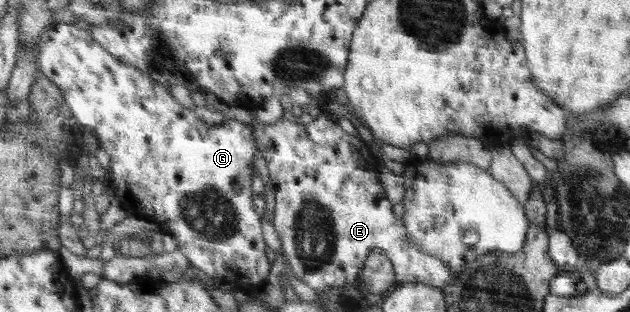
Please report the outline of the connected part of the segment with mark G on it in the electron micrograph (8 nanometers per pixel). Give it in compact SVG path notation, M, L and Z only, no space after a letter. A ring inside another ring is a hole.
M57 22L44 33L40 40L41 53L39 55L40 70L43 75L48 77L50 81L58 84L65 92L65 97L68 103L73 107L73 113L77 120L85 127L91 130L97 137L100 148L111 155L111 170L110 177L114 178L117 188L117 200L122 205L130 216L144 219L148 222L153 222L156 225L163 227L163 231L170 234L178 242L178 249L181 249L184 256L189 260L194 271L205 277L206 280L220 278L224 282L236 282L240 286L247 288L250 286L264 285L270 272L270 262L266 258L266 244L262 240L262 232L260 232L260 216L254 212L252 206L252 172L254 172L254 152L258 150L256 137L254 137L253 126L247 123L242 123L233 118L228 118L218 125L208 124L196 116L190 109L184 106L178 106L178 102L170 96L170 92L158 84L152 82L150 76L146 76L148 72L136 68L132 64L128 64L120 60L117 55L106 50L102 43L98 42L91 33L90 28L82 29L80 26L75 26L70 23Z

